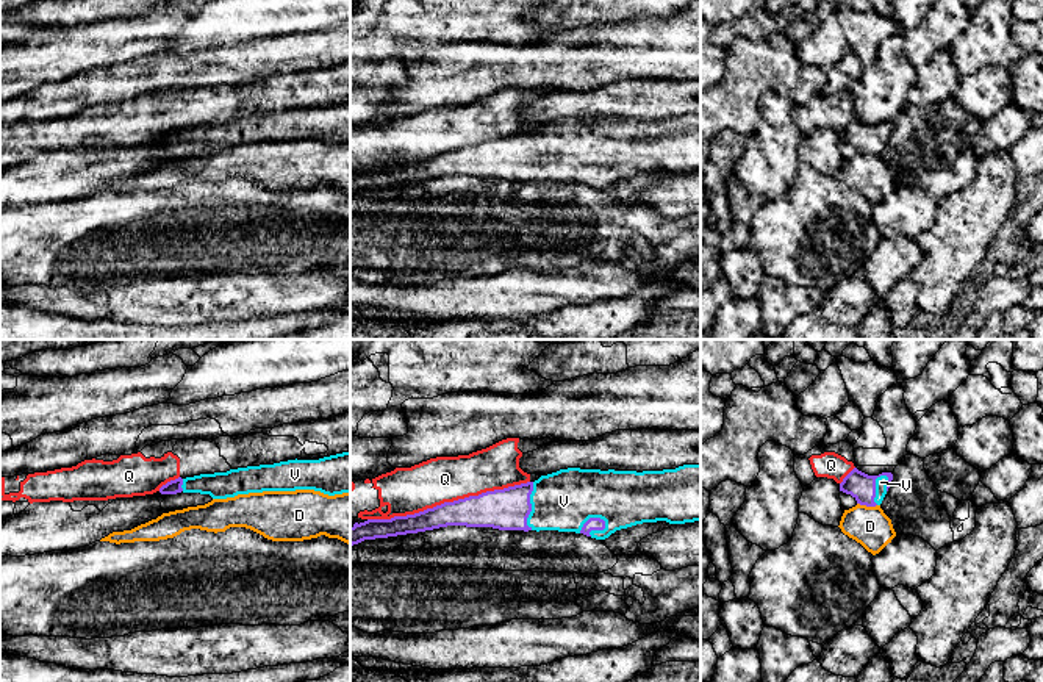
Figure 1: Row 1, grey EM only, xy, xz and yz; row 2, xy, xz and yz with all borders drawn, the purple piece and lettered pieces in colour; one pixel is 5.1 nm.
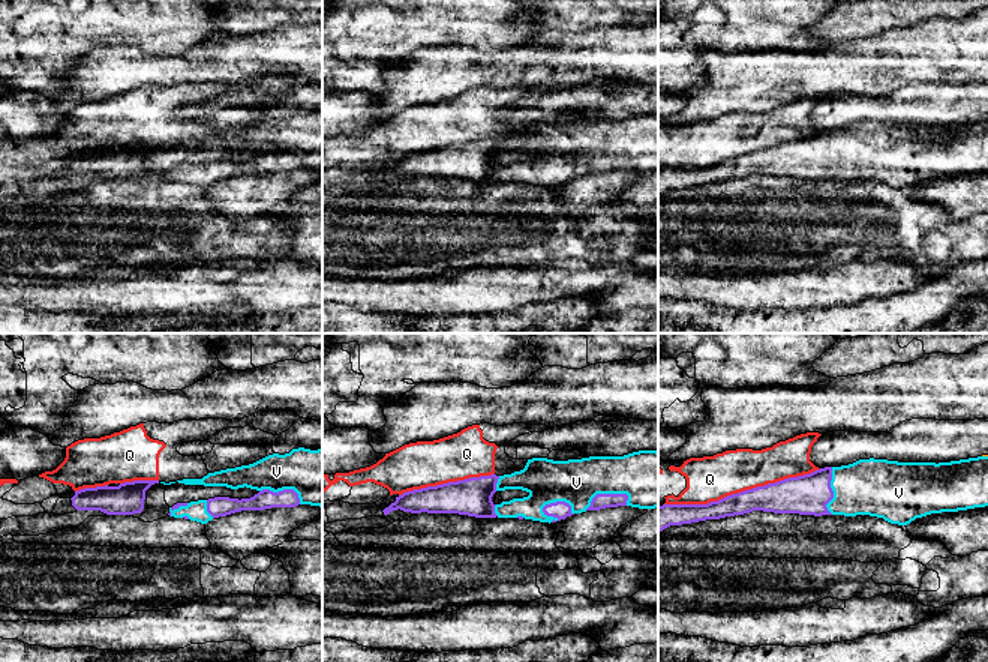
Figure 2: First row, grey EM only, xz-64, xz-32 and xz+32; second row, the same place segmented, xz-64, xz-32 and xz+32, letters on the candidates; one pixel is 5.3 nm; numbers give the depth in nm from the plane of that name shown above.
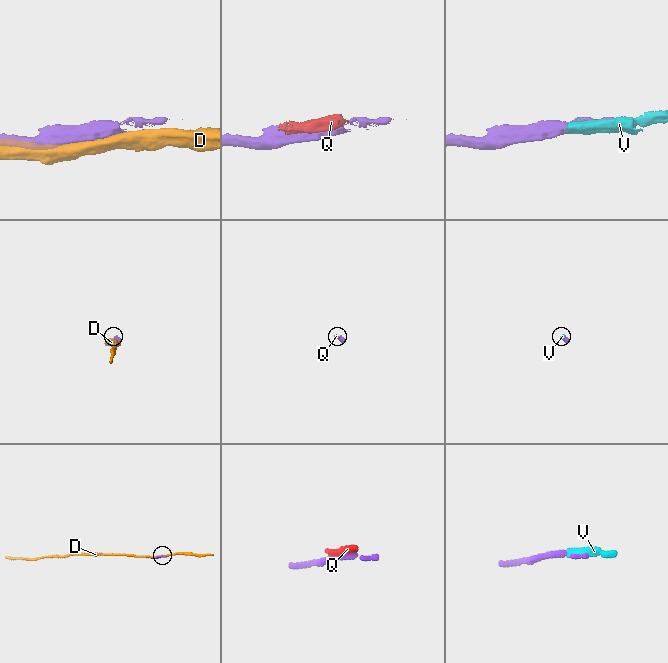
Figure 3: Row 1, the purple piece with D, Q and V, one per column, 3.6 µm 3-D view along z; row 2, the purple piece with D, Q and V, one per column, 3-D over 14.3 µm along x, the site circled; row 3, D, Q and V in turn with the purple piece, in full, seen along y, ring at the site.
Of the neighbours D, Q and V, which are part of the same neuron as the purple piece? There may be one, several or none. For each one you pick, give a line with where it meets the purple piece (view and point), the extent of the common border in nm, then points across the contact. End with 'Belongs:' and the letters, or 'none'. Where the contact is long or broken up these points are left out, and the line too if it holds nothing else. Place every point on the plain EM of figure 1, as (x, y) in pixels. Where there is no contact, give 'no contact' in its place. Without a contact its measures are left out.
V: contact xz (590, 168); length 160 nm
Belongs: V

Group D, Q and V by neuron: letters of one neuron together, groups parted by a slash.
D / Q / V

